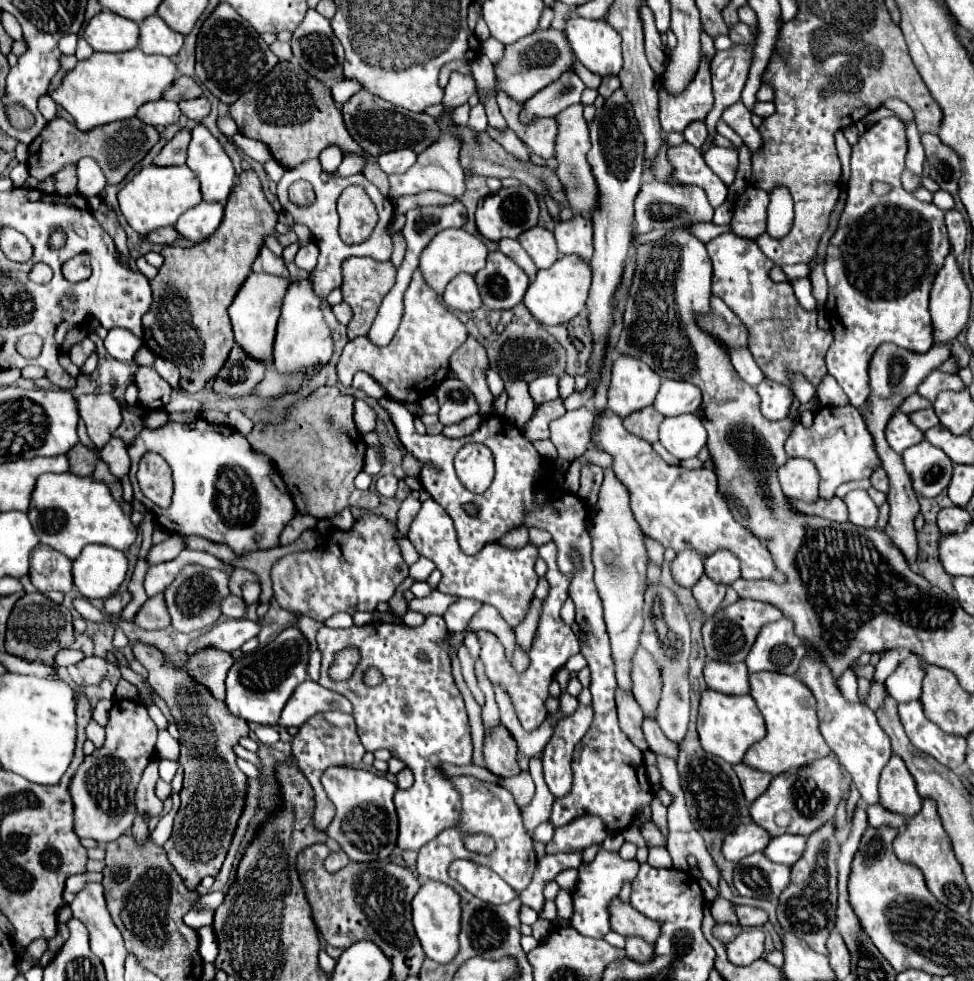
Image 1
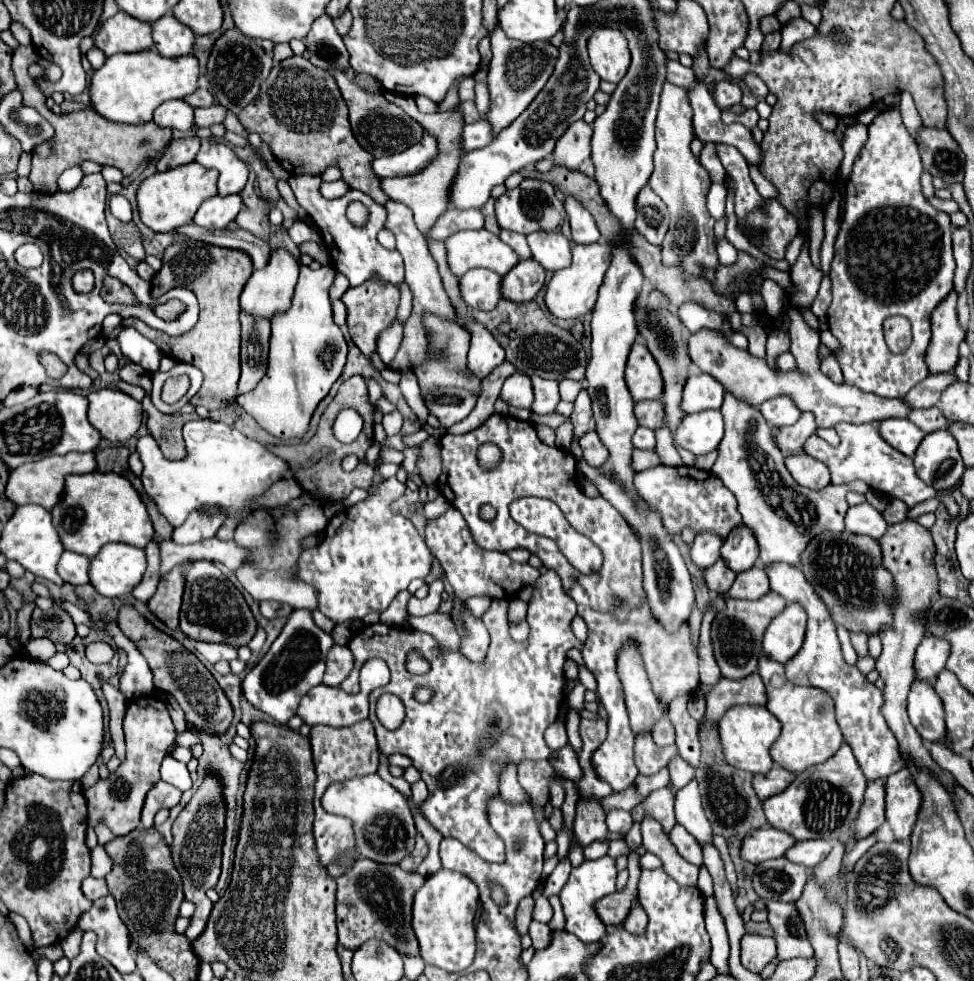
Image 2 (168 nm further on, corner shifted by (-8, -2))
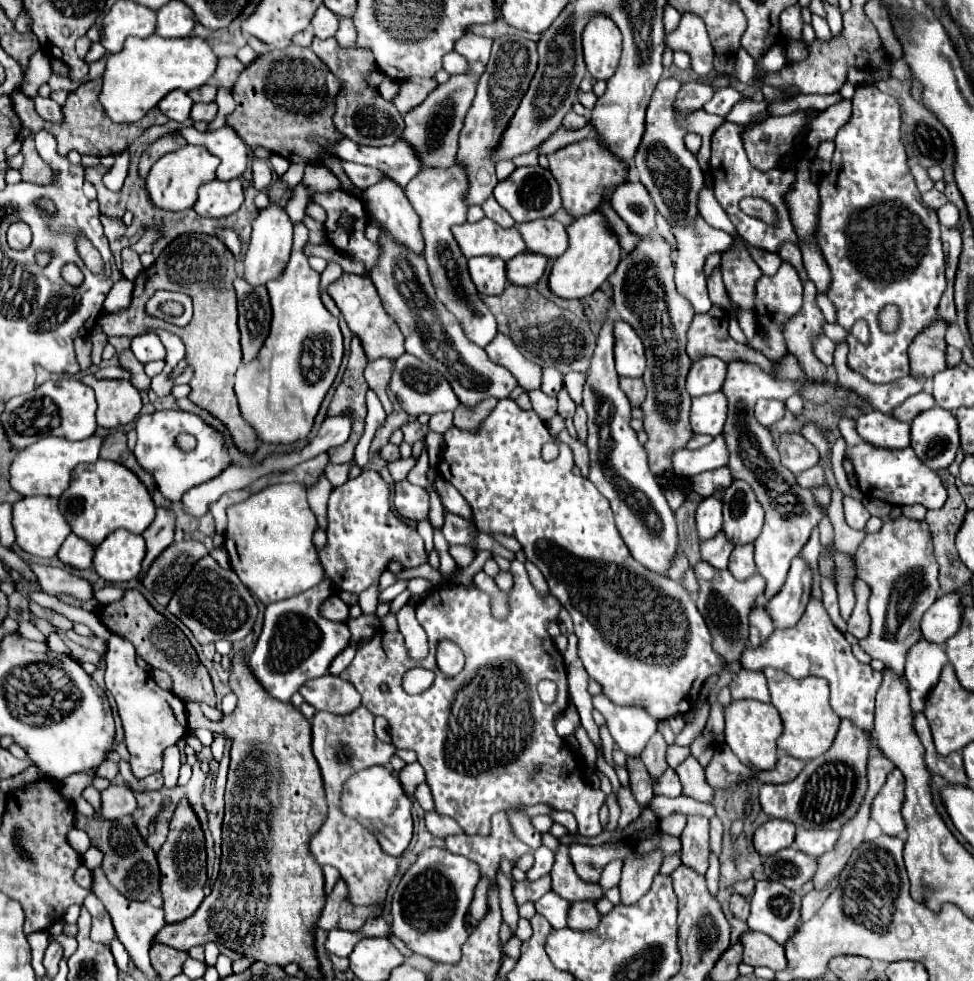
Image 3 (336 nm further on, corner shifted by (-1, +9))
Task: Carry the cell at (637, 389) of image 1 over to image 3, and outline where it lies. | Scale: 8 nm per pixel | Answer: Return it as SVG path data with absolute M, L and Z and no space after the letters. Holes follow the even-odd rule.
M615 321L615 367L621 377L643 377L645 373L645 349L633 327L625 321Z

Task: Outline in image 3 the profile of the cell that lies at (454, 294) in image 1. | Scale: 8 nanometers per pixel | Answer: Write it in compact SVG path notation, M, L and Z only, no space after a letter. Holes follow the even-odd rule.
M471 257L469 275L479 291L479 295L499 295L505 289L505 261L497 257Z

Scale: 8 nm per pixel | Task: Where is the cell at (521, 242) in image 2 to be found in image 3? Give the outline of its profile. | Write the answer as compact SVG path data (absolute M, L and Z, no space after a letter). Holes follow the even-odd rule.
M489 197L489 199L483 203L483 211L485 211L485 215L487 215L489 219L493 219L495 223L499 223L499 225L505 227L505 229L511 229L511 227L517 225L517 223L511 219L511 215L495 201L495 197Z

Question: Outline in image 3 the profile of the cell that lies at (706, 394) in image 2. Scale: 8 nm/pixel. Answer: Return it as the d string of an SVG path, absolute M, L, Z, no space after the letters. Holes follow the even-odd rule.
M701 357L691 365L685 387L691 393L691 397L715 393L721 389L725 373L727 373L727 365L721 359Z

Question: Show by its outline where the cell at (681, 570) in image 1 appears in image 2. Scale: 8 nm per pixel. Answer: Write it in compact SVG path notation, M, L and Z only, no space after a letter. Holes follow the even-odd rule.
M700 532L700 536L696 536L694 544L692 544L692 560L700 566L700 568L708 568L712 566L718 558L720 558L720 546L722 546L722 538L714 532Z

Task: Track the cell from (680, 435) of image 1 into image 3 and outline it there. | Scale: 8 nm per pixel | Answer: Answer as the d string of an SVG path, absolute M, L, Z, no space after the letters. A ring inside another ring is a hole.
M721 391L693 399L689 417L693 433L715 437L723 431L725 417L727 417L727 399Z

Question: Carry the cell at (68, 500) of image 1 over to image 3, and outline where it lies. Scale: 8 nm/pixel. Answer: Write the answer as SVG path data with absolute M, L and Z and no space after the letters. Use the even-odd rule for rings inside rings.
M99 459L91 465L79 465L73 471L69 489L59 497L59 507L71 531L97 547L115 529L143 533L155 519L155 505L145 485L127 467Z

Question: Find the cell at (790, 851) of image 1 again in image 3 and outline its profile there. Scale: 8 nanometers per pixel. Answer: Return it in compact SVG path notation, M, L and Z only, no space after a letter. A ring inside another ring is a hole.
M797 829L795 837L795 847L801 849L803 853L809 853L811 857L819 857L825 851L833 849L839 833L837 831L807 831L807 829Z

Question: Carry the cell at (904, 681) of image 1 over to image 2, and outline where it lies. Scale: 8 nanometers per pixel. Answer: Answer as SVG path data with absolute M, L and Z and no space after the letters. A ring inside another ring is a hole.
M926 634L916 650L916 678L920 680L934 680L940 670L944 670L946 660L950 656L950 644L944 638Z

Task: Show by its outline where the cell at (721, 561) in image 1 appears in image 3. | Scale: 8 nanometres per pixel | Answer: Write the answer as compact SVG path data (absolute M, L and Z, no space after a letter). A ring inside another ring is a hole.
M733 481L723 497L723 533L733 545L753 543L763 527L763 507L745 481Z

